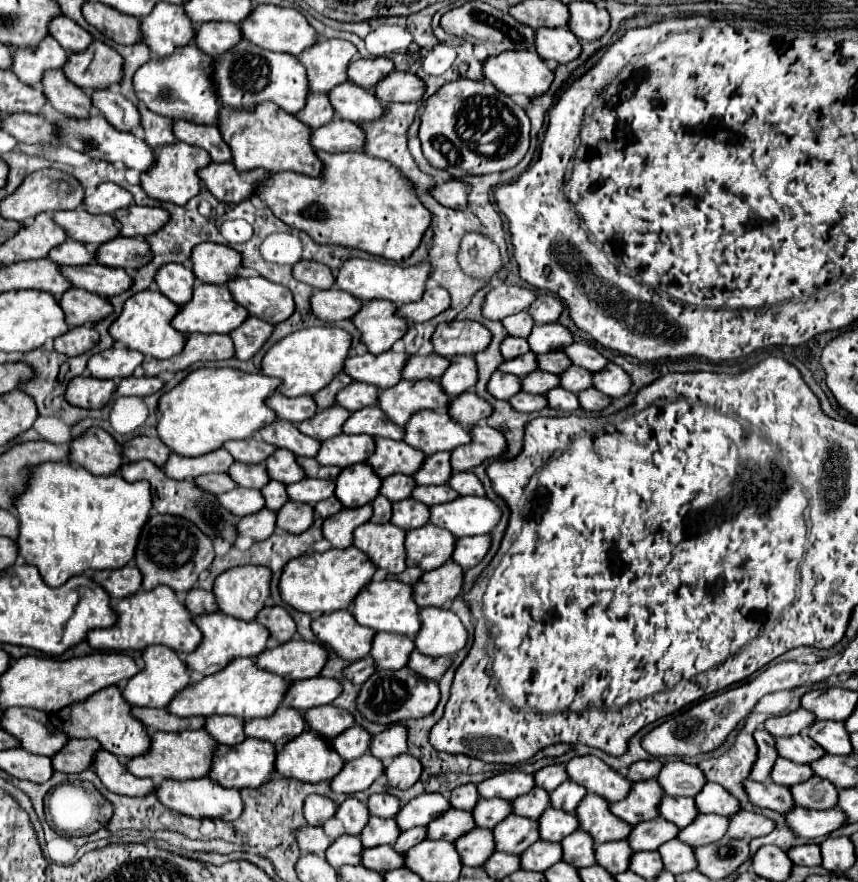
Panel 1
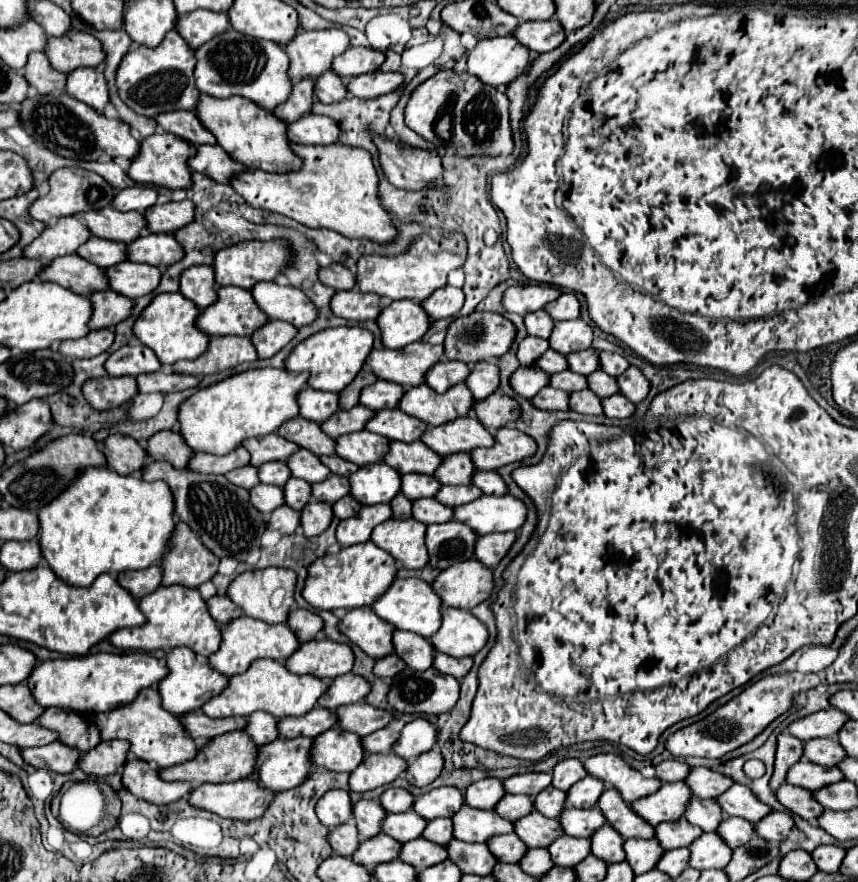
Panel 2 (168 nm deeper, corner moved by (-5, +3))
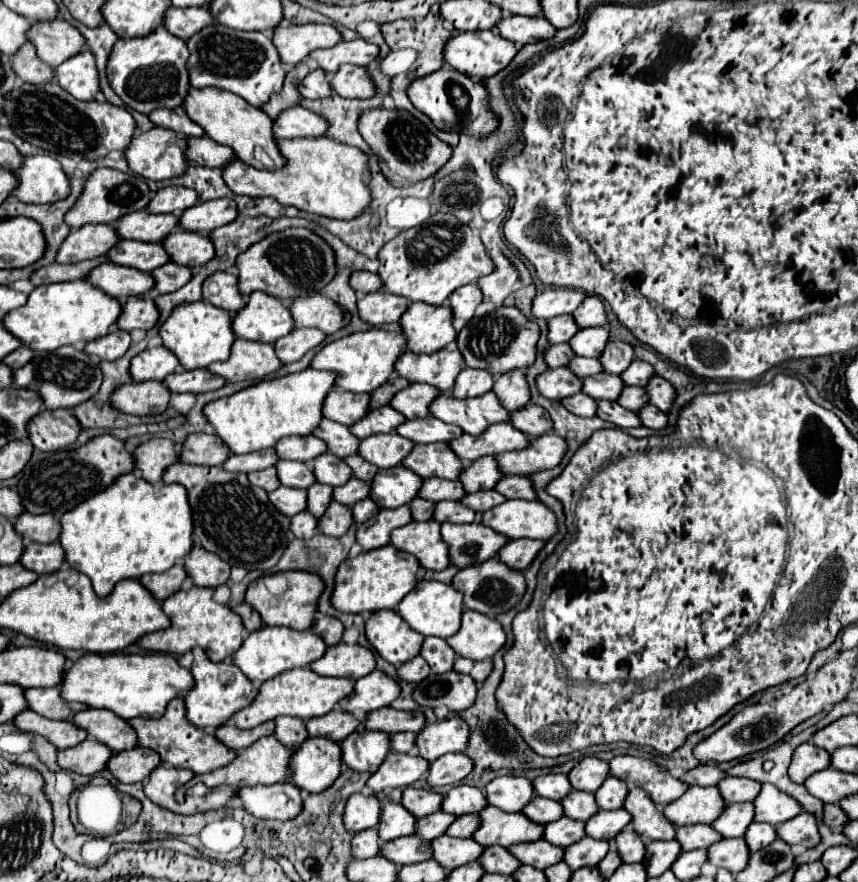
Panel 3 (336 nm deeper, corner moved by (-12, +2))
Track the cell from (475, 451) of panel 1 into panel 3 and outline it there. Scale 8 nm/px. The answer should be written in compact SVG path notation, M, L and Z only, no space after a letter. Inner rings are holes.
M549 432L549 434L533 438L533 446L529 446L529 450L497 454L493 458L497 458L497 464L501 466L503 474L527 476L527 474L557 466L563 458L565 450L567 450L565 440L557 438L557 434Z

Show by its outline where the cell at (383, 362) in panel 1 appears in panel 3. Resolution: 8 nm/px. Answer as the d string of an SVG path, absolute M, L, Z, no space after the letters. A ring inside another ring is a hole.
M437 350L433 354L405 352L397 360L397 374L409 382L425 382L441 392L449 392L457 374L463 370L463 356L459 350Z

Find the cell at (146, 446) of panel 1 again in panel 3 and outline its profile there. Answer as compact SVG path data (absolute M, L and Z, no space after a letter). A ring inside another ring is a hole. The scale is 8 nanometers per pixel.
M189 434L179 450L179 460L185 464L221 466L227 460L227 456L227 446L211 434Z

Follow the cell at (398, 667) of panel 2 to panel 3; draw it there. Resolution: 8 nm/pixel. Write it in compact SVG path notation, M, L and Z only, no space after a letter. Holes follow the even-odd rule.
M417 656L397 668L397 676L405 682L421 682L423 678L427 678L427 674L429 674L429 664L421 656Z

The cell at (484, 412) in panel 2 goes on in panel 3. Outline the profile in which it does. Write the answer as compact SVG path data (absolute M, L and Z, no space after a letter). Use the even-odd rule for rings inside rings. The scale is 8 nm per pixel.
M535 404L525 406L525 410L511 412L509 424L515 426L517 430L521 430L523 434L529 434L529 436L541 436L541 434L551 430L551 420L549 420L547 412Z

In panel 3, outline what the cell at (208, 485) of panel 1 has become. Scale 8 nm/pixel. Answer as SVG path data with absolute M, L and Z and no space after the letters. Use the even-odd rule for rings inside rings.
M273 468L249 472L247 478L249 478L249 482L253 482L253 486L261 486L267 492L271 492L271 490L275 490L275 488L281 486L279 478L277 478L277 470L273 470Z

